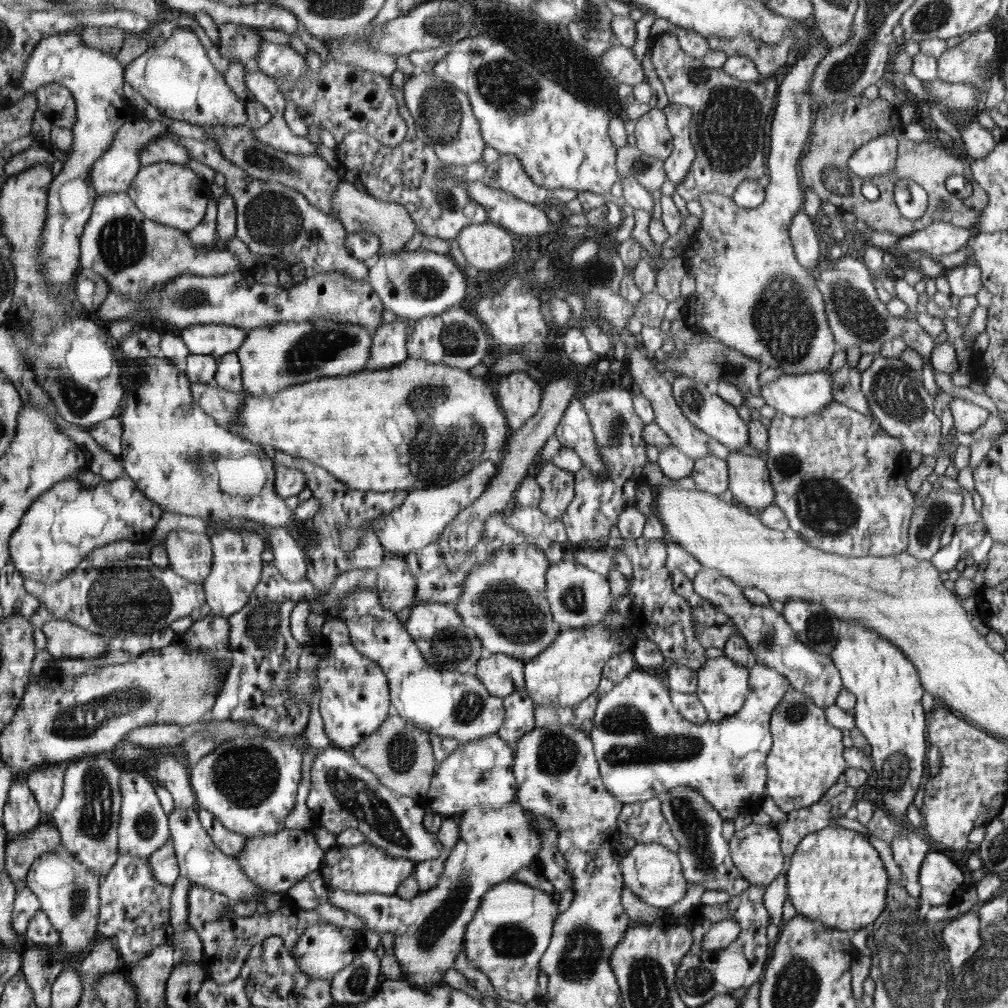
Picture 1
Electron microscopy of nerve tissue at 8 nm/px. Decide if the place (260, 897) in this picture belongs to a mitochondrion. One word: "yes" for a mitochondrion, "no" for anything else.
no

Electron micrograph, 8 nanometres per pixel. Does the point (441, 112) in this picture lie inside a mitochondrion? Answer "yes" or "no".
yes

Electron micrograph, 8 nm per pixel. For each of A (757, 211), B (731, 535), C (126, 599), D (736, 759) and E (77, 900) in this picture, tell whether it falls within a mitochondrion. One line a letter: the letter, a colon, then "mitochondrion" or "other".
A: other
B: other
C: mitochondrion
D: other
E: mitochondrion

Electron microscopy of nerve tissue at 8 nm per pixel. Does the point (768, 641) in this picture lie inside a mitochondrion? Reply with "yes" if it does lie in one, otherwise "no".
yes

